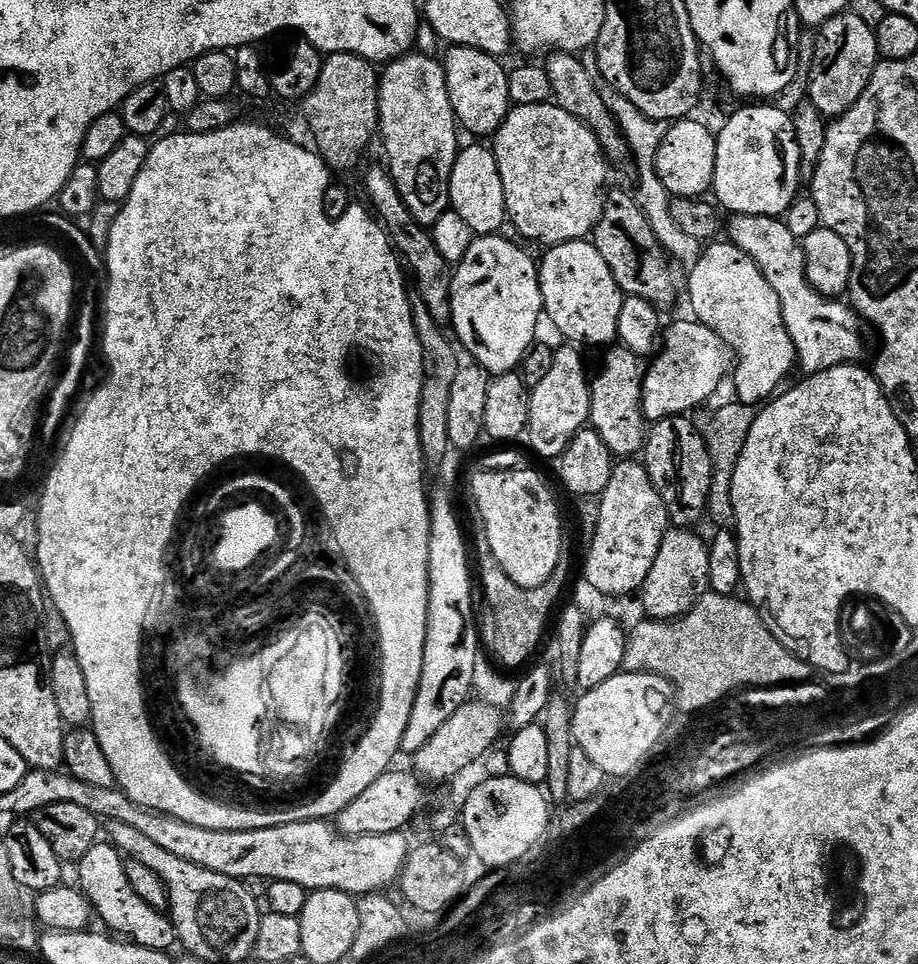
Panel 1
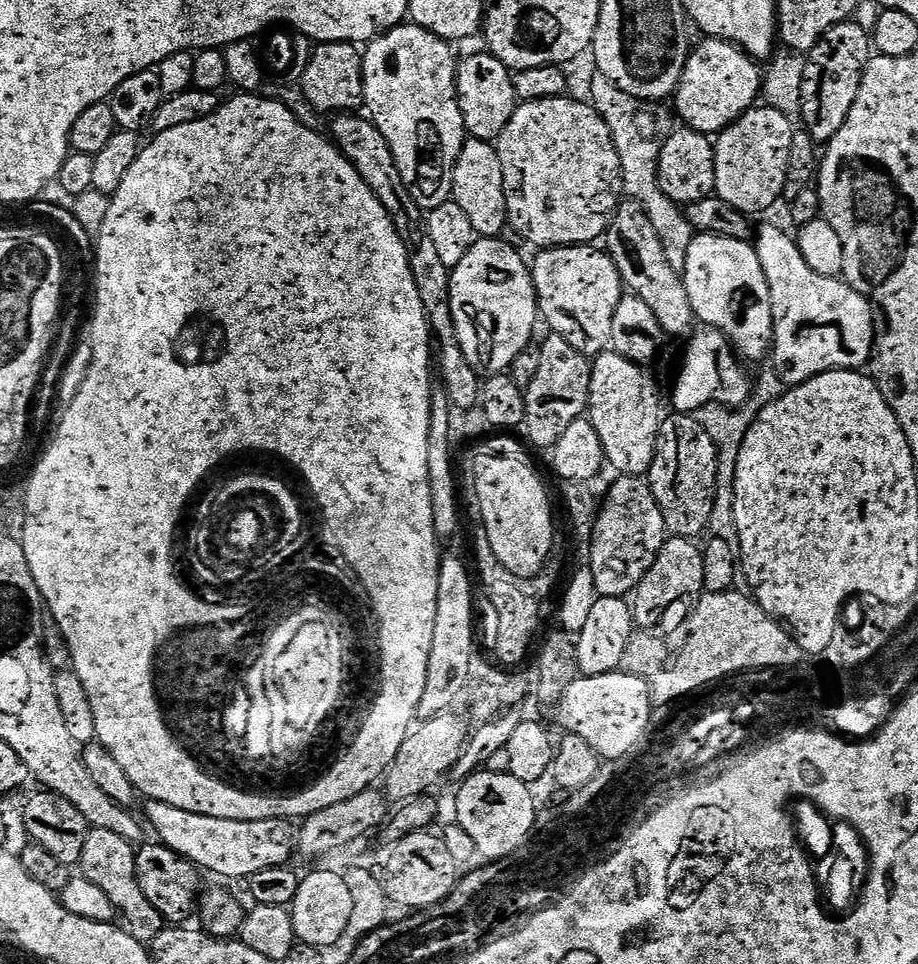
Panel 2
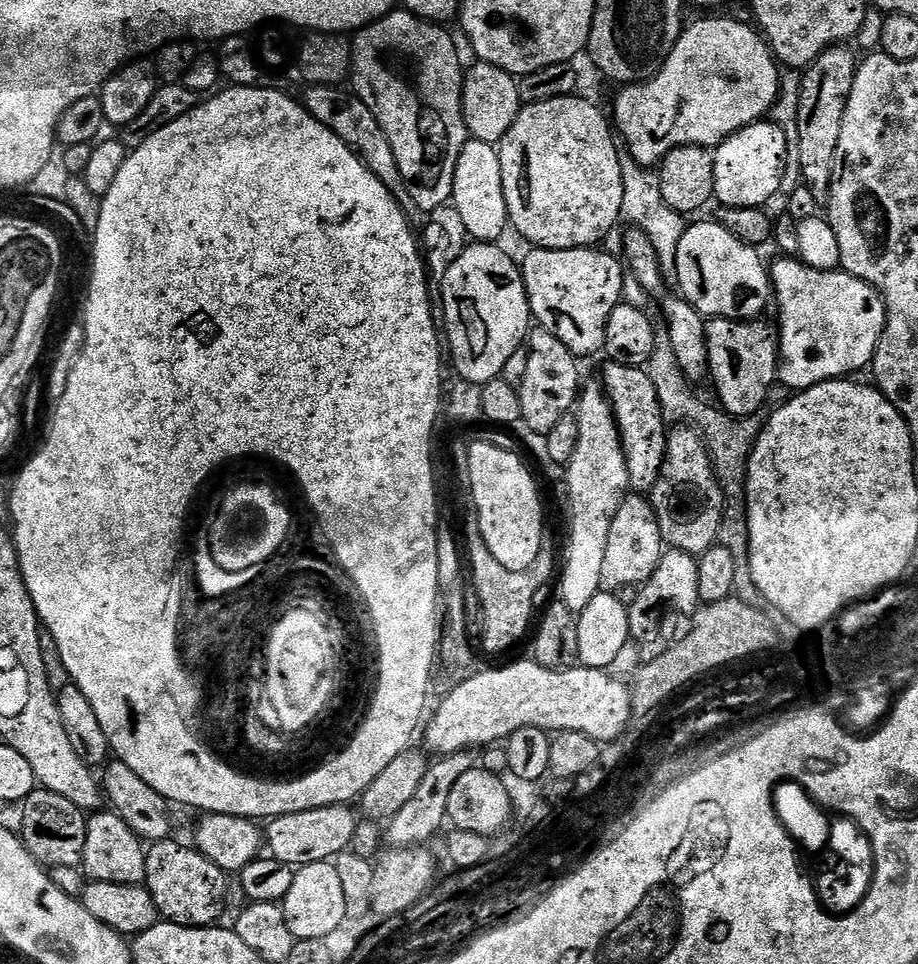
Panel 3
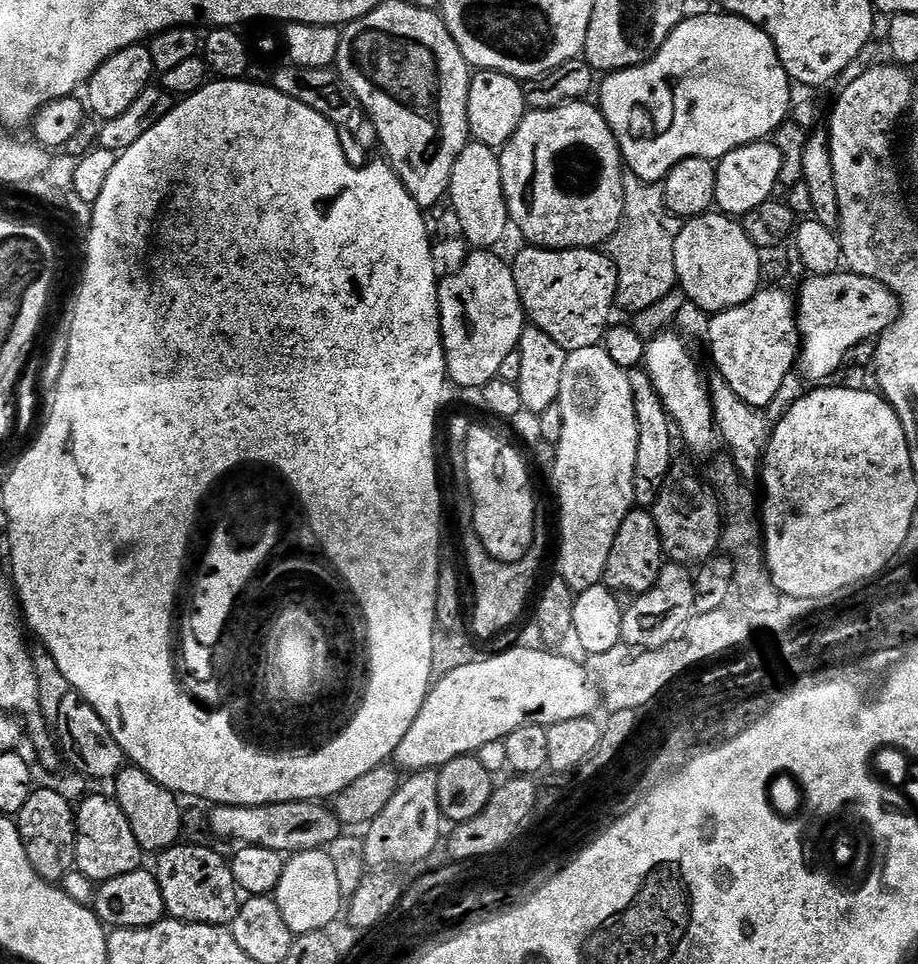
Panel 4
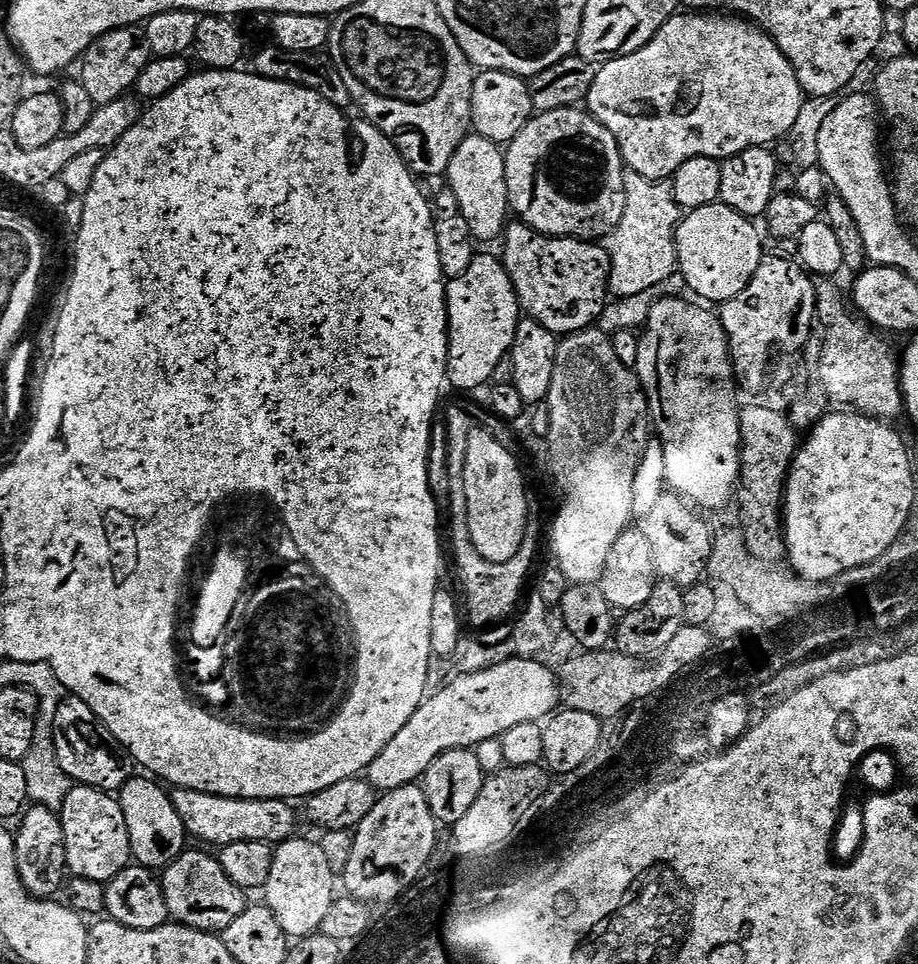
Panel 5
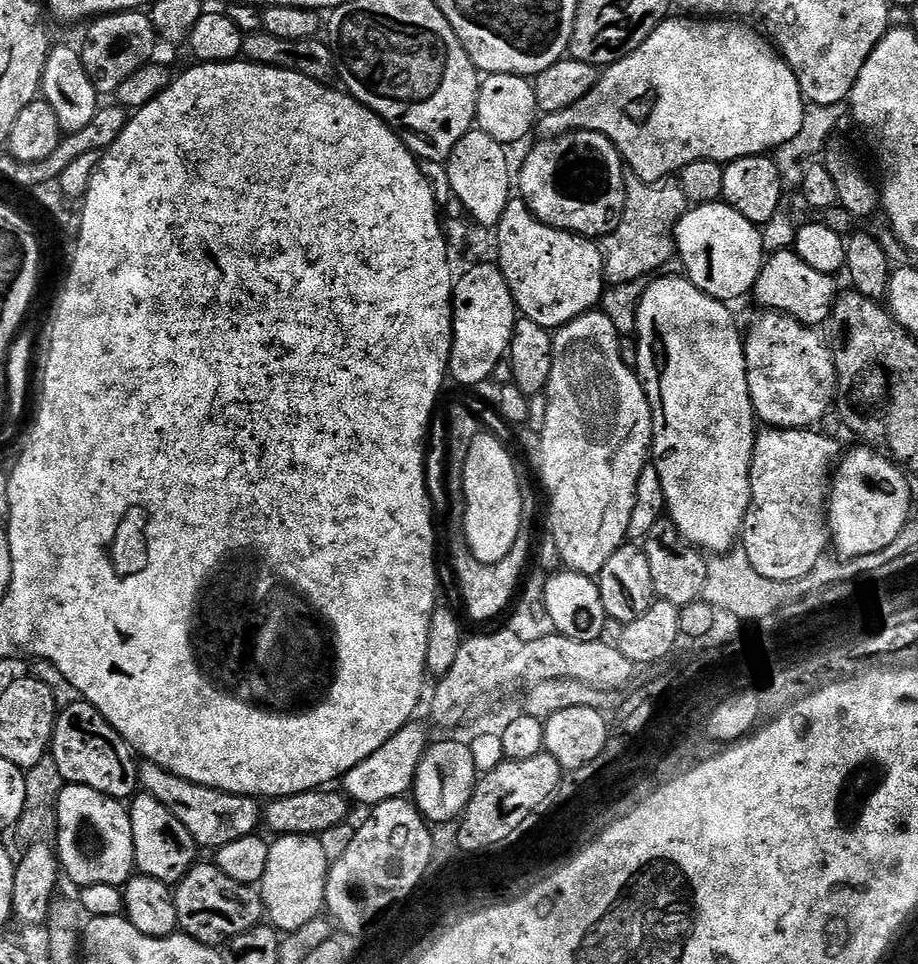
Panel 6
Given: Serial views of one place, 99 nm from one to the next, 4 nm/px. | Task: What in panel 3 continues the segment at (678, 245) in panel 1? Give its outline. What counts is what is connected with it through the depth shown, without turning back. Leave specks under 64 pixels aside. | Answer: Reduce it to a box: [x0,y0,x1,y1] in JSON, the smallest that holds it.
[620,150,686,278]

